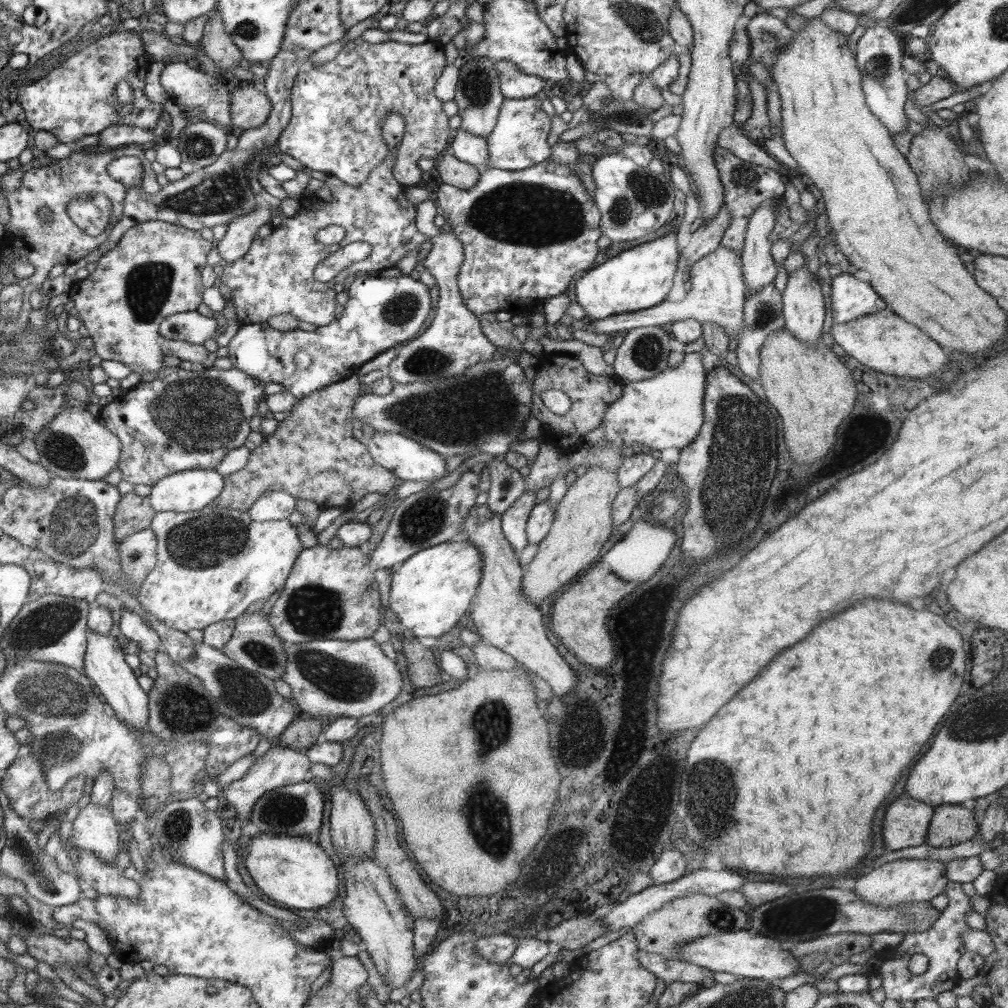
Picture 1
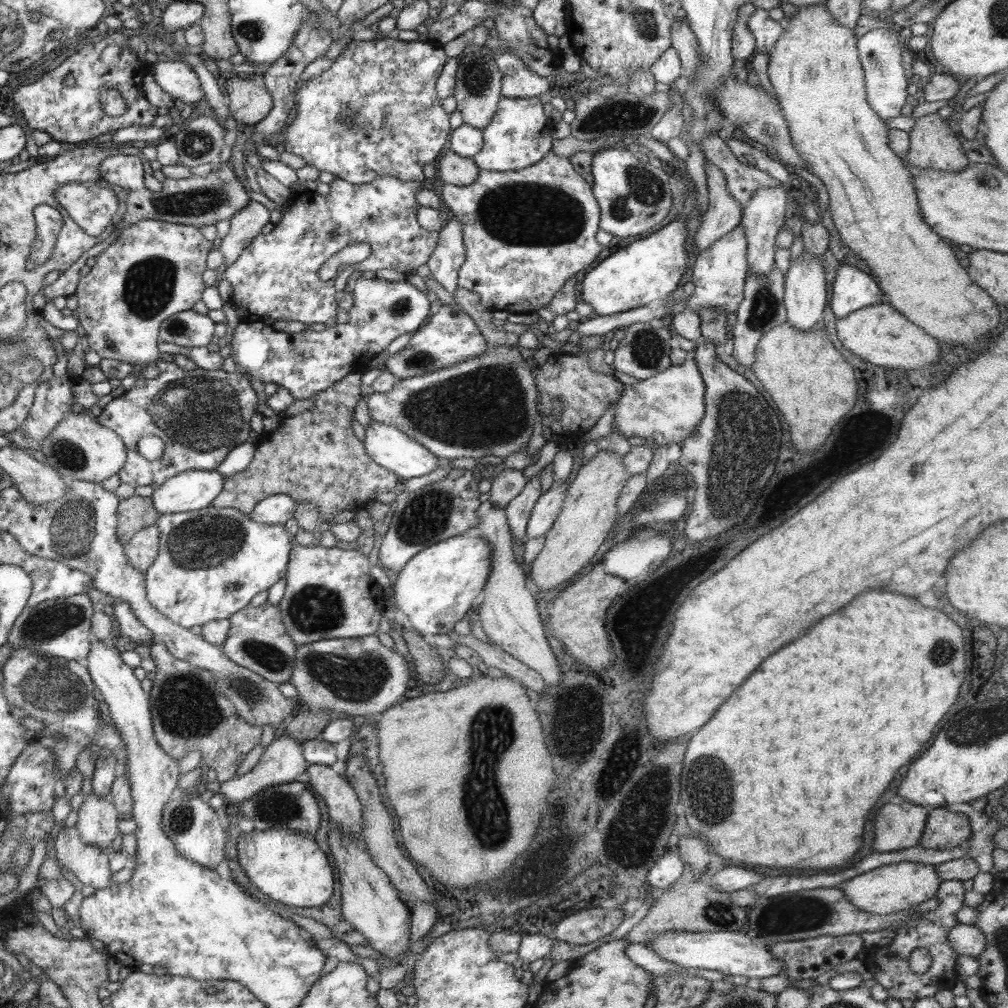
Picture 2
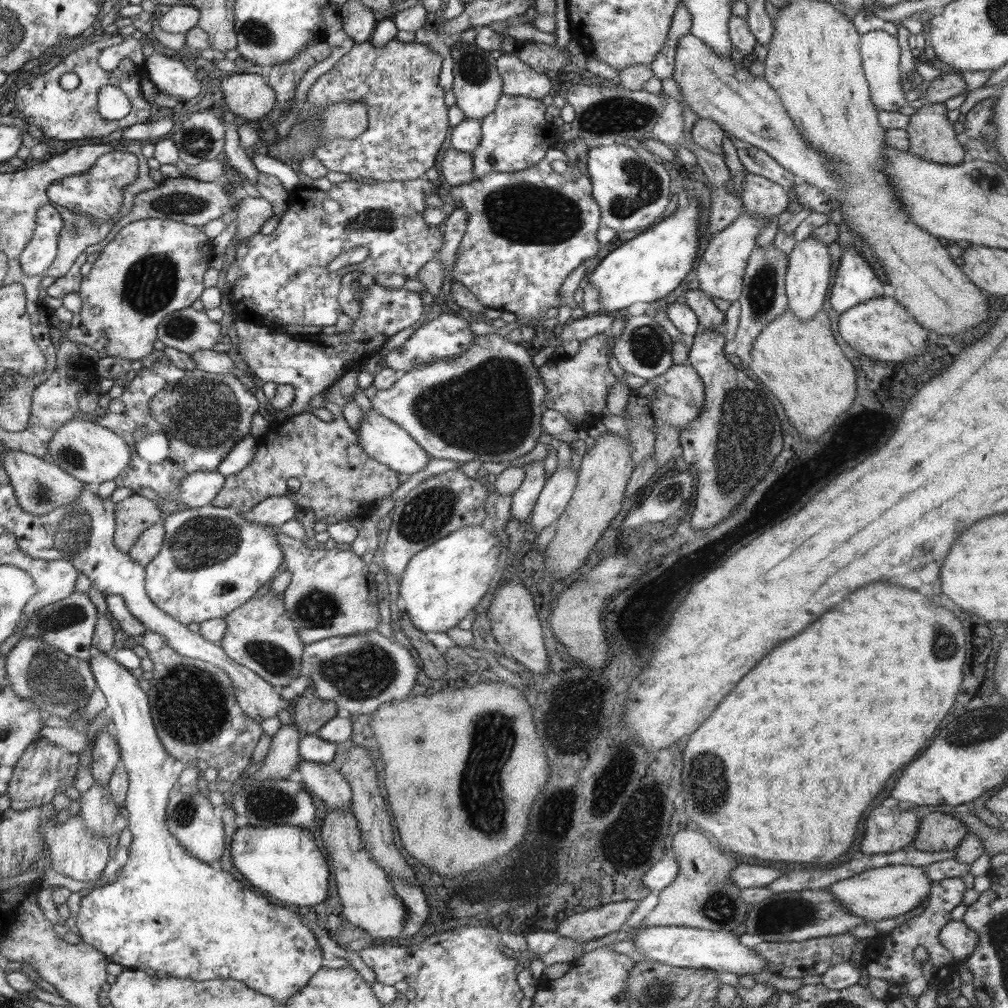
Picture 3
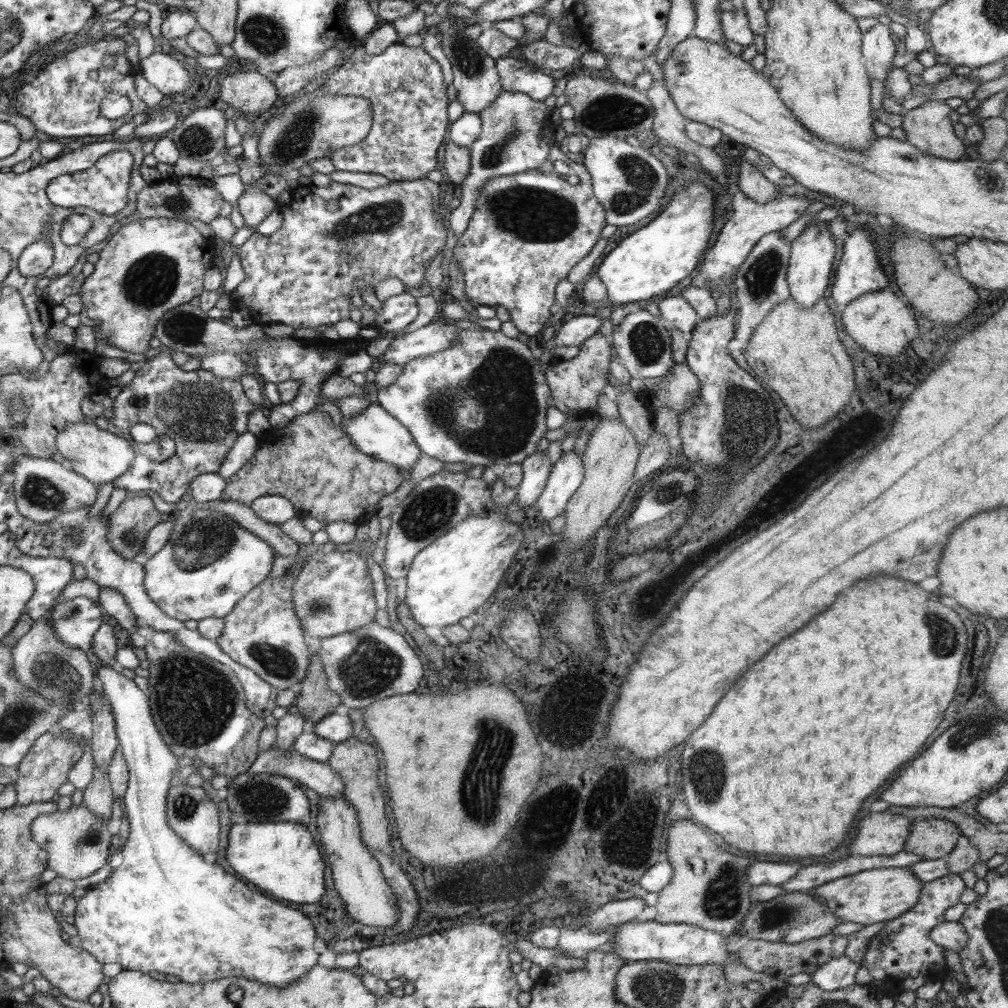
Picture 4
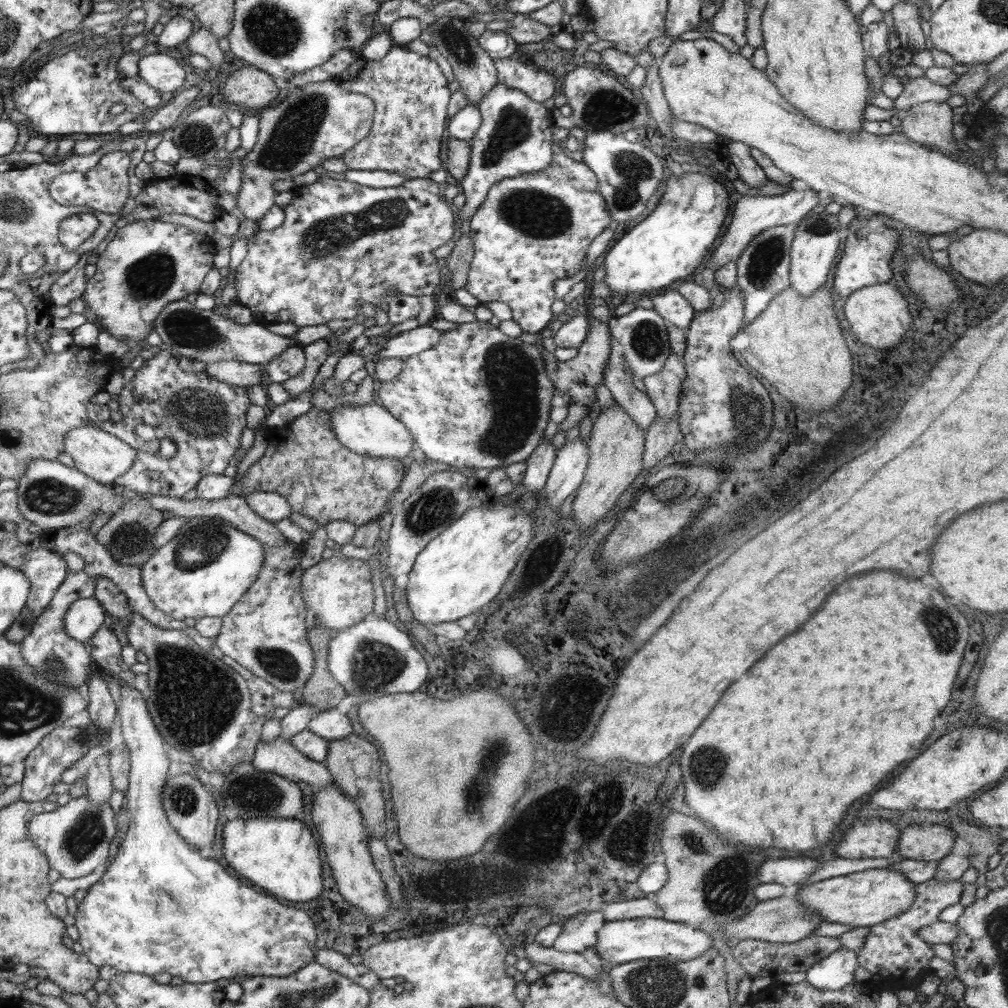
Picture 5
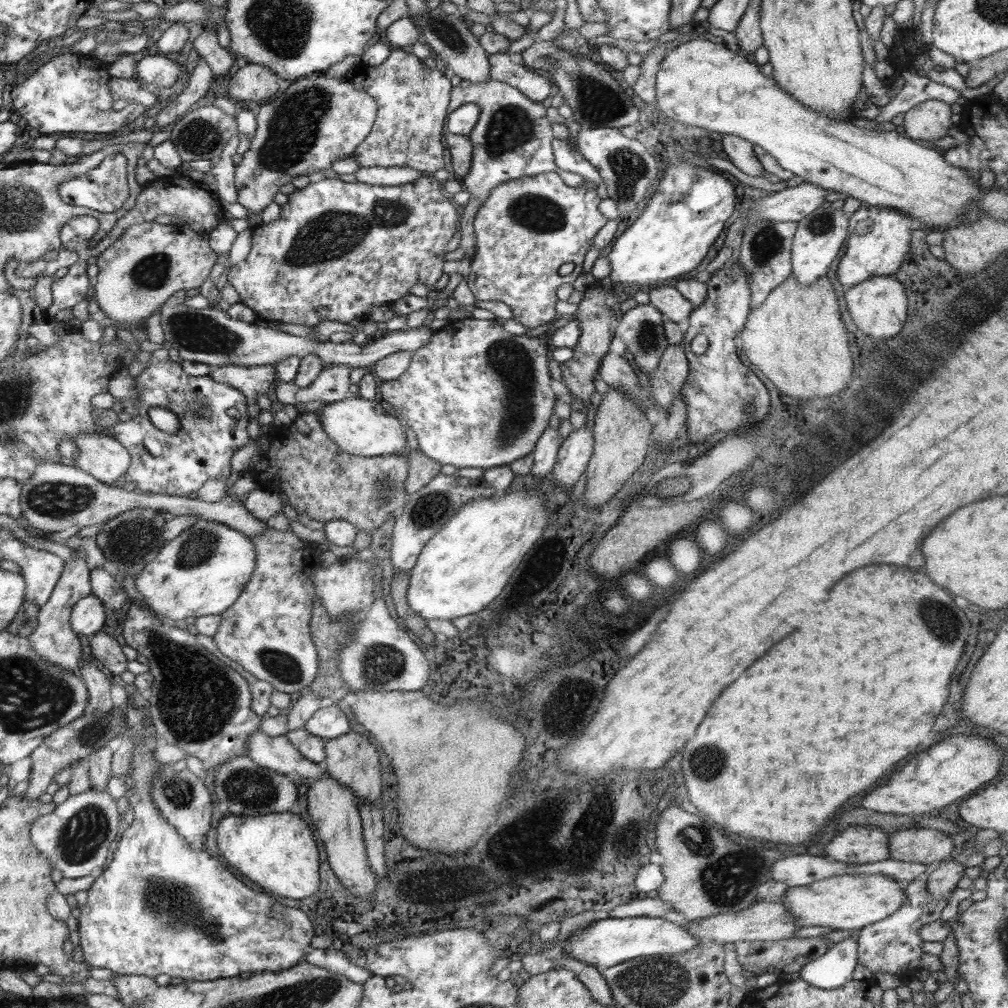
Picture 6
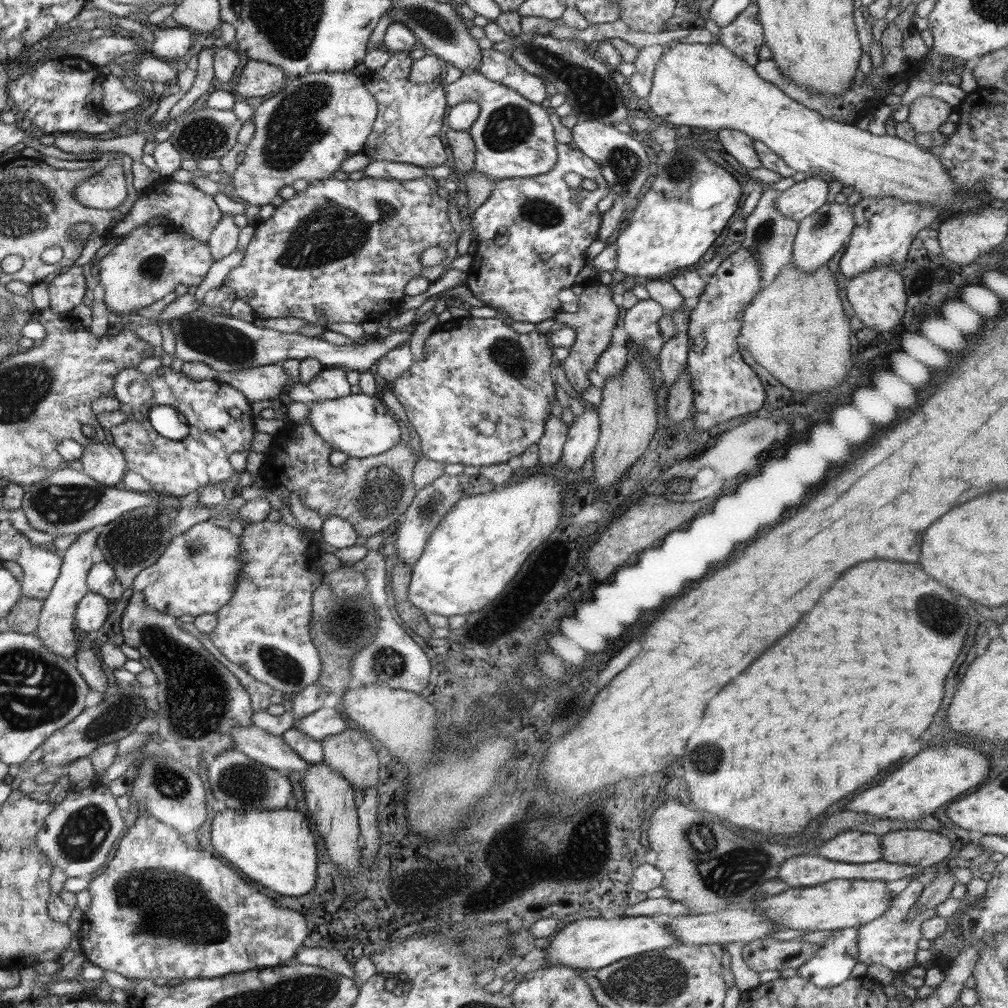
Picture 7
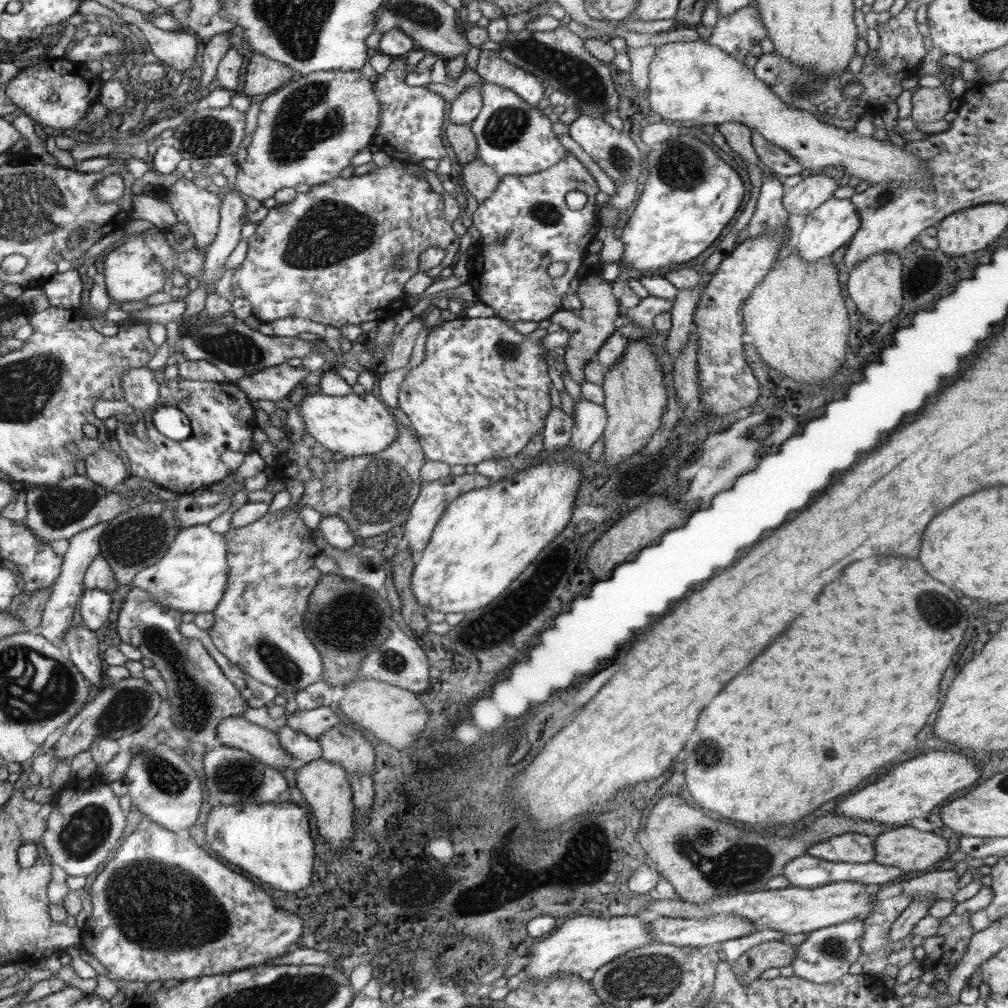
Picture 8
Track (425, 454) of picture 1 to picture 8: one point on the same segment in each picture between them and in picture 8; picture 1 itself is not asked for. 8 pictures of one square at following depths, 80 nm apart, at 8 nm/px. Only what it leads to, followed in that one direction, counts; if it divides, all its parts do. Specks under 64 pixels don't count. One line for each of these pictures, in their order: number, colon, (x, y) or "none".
2: (391, 448)
3: (382, 439)
4: (374, 432)
5: (369, 429)
6: (359, 426)
7: (355, 424)
8: (355, 425)

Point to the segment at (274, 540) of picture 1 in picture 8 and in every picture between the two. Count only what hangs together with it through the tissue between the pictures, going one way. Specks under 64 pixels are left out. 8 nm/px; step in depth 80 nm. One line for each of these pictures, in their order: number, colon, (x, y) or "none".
2: (212, 562)
3: (214, 561)
4: (211, 564)
5: (210, 565)
6: (203, 572)
7: (198, 574)
8: (192, 577)

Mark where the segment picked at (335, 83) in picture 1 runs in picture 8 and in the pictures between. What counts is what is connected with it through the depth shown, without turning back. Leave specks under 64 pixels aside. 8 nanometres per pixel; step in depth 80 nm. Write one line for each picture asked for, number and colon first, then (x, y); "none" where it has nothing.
2: (394, 125)
3: (398, 81)
4: (404, 85)
5: (411, 95)
6: (412, 102)
7: (410, 118)
8: (412, 117)

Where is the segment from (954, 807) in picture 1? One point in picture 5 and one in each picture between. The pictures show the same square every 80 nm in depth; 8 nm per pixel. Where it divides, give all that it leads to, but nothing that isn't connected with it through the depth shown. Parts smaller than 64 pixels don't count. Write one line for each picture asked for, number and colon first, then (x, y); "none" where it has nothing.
2: (945, 829)
3: (938, 832)
4: (932, 838)
5: (921, 842)

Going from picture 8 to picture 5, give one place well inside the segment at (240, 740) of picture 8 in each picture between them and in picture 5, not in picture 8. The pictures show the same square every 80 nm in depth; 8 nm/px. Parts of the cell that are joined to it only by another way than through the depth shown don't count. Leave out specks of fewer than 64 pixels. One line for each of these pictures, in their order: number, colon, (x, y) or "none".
5: (279, 756)
6: (276, 753)
7: (270, 750)

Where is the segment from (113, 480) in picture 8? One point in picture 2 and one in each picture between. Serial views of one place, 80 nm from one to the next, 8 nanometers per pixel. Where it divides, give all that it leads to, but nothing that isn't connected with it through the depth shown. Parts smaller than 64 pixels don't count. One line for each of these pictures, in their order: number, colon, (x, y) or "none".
2: (80, 448)
3: (92, 453)
4: (100, 456)
5: (102, 456)
6: (103, 457)
7: (105, 463)

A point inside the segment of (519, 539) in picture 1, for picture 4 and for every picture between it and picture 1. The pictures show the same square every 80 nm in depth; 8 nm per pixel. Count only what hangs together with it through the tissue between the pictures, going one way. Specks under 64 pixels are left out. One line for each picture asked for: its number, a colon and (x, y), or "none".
2: (518, 510)
3: (523, 500)
4: (536, 468)

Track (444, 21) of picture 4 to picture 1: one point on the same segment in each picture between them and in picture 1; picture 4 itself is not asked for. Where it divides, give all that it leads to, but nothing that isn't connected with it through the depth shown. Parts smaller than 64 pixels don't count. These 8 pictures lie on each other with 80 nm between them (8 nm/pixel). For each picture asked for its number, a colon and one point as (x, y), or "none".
1: (478, 95)
2: (478, 81)
3: (477, 85)

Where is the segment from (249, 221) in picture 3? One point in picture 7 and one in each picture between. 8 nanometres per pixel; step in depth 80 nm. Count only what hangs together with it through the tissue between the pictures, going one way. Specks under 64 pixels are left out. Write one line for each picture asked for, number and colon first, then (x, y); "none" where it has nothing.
4: (255, 205)
5: (319, 121)
6: (317, 121)
7: (310, 128)

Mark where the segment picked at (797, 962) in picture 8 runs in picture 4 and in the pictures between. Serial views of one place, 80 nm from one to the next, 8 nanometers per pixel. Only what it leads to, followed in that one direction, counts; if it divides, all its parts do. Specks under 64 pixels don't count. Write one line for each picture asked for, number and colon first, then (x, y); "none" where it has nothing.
4: (840, 972)
5: (836, 970)
6: (832, 970)
7: (832, 963)

